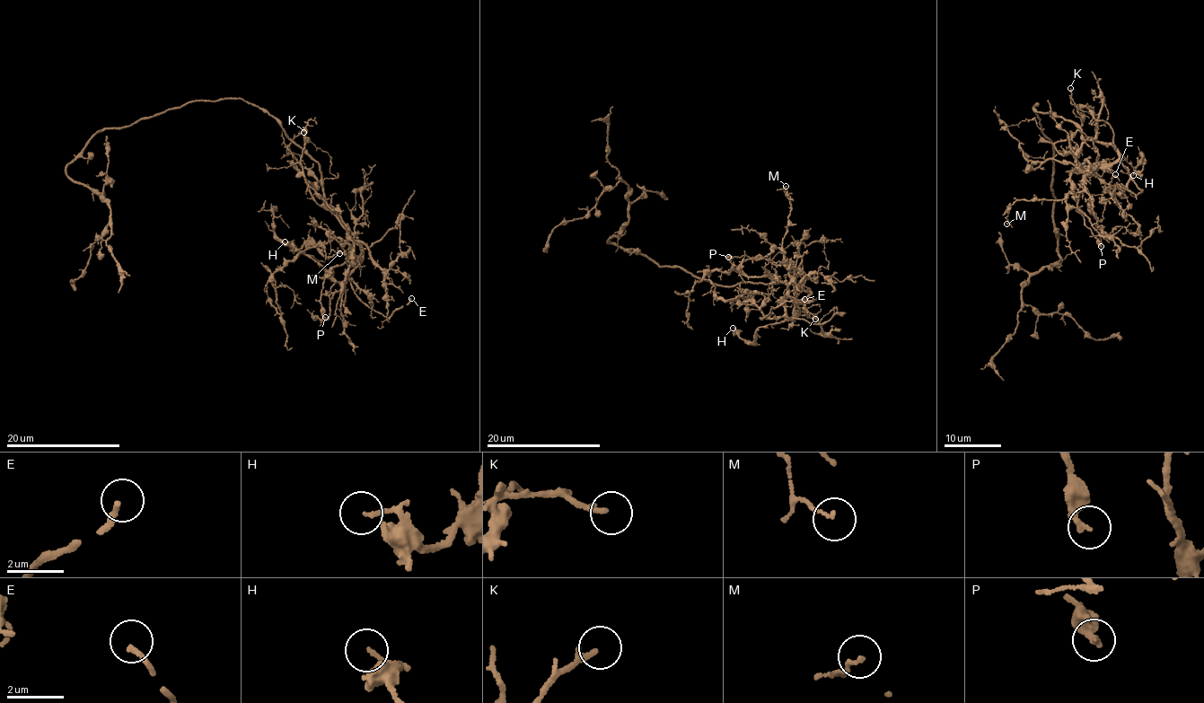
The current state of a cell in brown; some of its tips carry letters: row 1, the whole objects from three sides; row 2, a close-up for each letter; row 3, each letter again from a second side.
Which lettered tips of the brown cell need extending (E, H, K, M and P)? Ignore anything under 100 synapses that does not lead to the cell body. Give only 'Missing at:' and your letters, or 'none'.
Missing at: E

